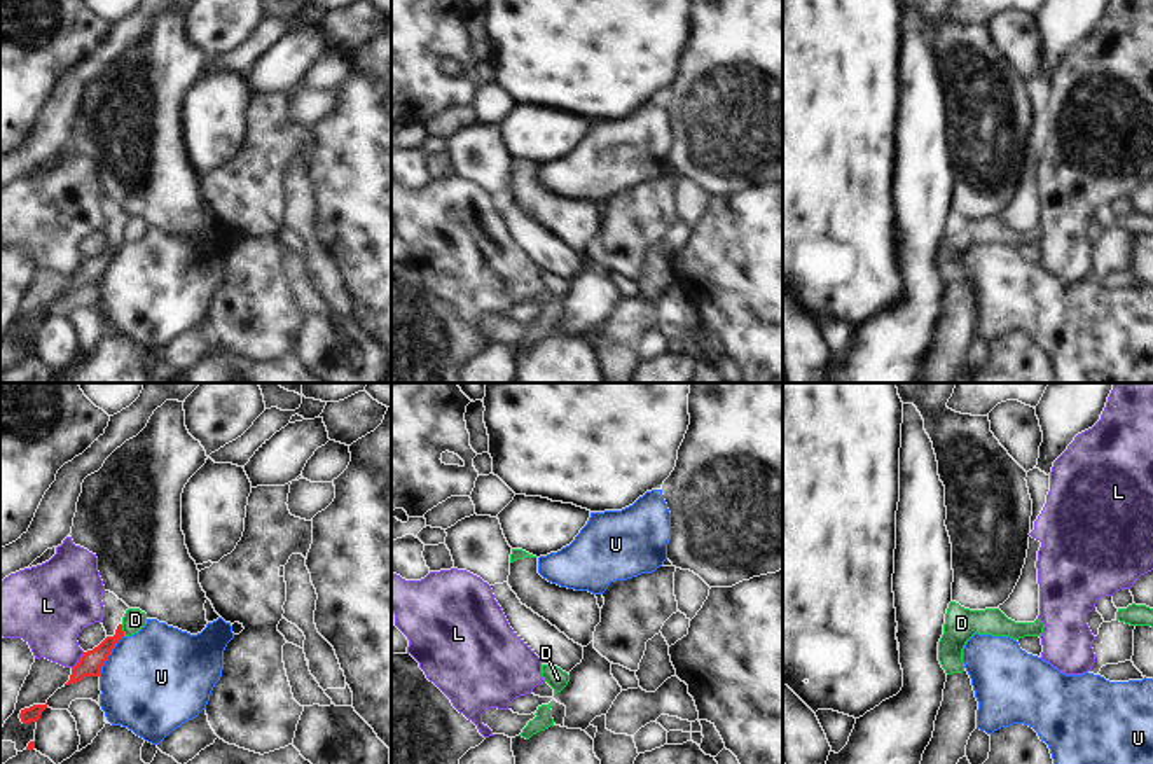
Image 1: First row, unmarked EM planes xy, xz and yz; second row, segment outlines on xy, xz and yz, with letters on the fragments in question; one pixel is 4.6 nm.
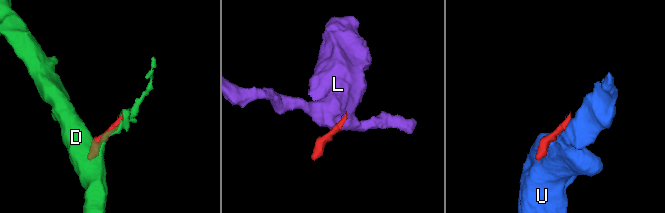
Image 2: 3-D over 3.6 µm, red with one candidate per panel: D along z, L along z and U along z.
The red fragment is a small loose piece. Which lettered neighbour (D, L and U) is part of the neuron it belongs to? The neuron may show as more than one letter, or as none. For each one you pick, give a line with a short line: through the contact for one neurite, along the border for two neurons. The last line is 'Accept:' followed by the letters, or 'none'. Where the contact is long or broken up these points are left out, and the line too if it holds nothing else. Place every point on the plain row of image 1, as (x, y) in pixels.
Accept: none

